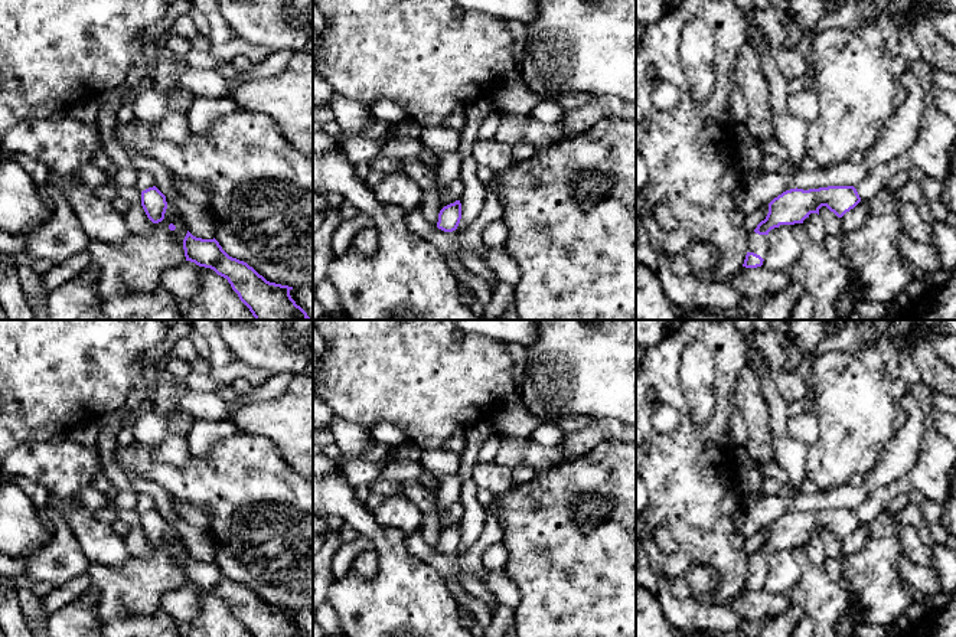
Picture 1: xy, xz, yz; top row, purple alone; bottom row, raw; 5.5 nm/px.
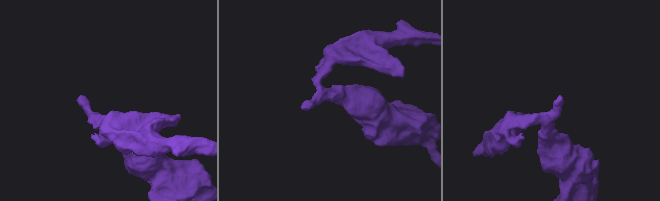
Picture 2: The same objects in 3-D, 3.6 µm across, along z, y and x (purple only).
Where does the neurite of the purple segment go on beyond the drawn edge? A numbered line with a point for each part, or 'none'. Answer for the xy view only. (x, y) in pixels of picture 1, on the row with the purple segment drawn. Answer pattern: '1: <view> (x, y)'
none

